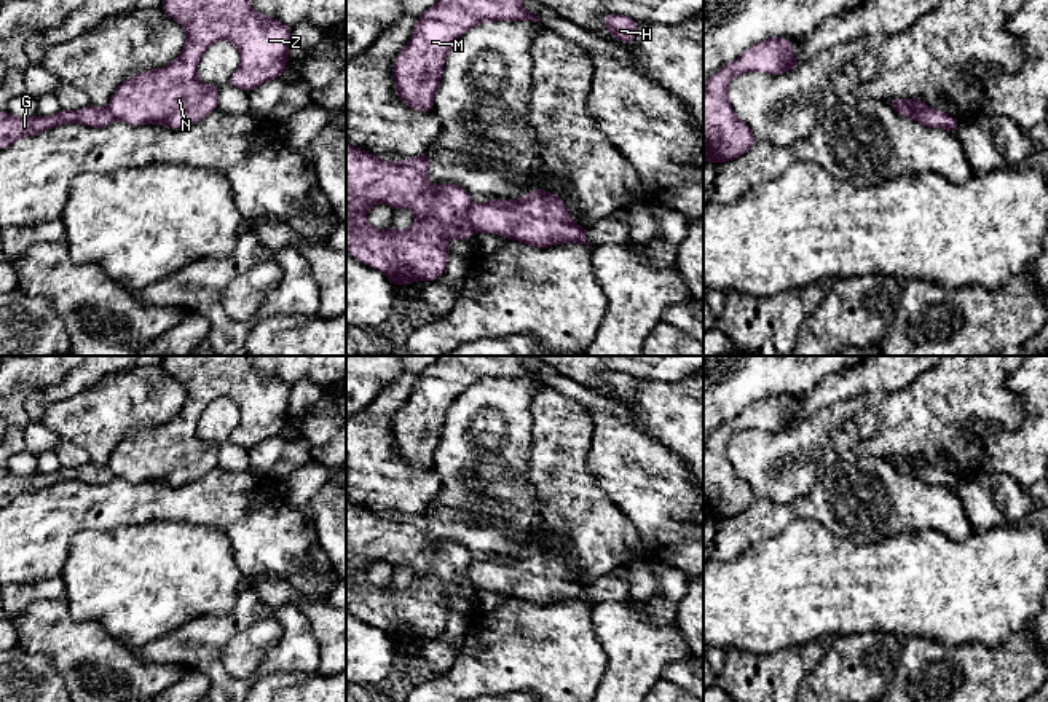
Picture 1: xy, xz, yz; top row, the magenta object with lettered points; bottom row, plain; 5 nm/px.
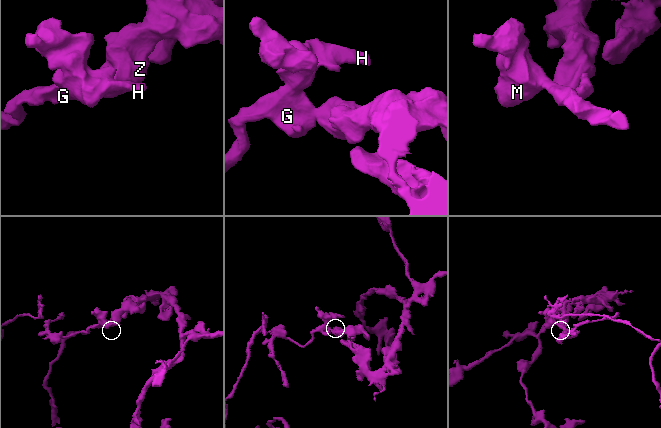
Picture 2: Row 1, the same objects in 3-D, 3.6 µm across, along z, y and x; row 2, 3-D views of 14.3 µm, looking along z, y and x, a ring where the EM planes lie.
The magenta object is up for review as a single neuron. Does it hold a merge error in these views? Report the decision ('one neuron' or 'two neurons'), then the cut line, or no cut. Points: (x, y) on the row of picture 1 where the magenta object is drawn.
two neurons; cut in xz along (471, 203), (469, 224), (476, 230)

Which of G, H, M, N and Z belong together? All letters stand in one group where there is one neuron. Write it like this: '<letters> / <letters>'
G H M / N Z

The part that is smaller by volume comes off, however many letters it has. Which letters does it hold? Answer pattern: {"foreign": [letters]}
{"foreign": ["G", "H", "M"]}

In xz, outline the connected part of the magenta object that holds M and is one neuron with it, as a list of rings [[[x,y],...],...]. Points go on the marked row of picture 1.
[[[439,0],[416,21],[408,43],[394,59],[397,97],[412,110],[434,108],[445,59],[472,27],[494,21],[533,21],[520,0]]]

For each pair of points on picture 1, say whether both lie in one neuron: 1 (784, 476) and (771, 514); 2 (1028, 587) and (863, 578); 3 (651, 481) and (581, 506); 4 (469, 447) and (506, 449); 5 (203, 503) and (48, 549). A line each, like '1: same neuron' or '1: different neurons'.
1: different neurons
2: same neuron
3: different neurons
4: same neuron
5: same neuron

